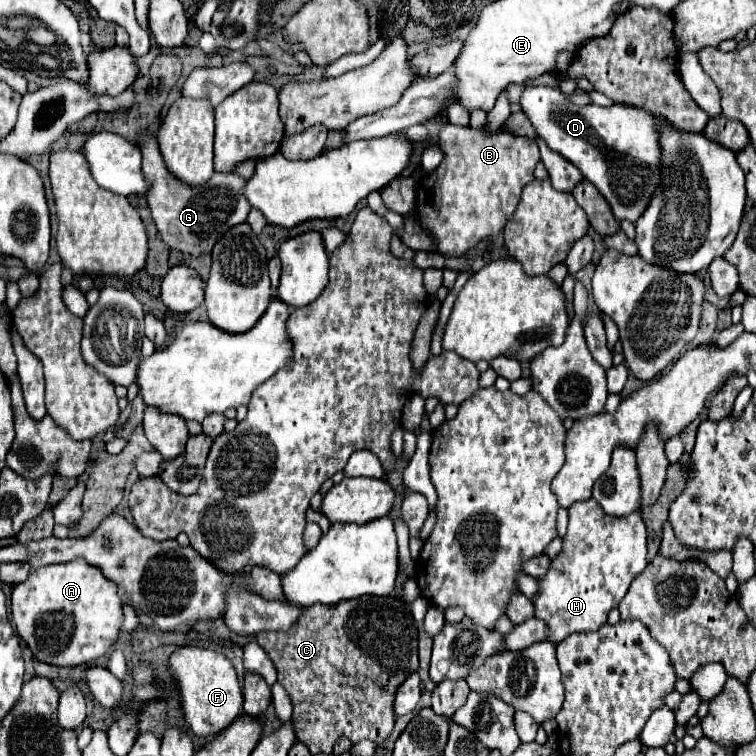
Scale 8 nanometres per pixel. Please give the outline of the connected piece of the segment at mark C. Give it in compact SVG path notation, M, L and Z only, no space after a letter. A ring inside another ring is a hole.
M362 596L358 600L342 600L342 604L338 604L338 608L326 608L324 604L320 604L320 606L314 604L314 608L306 608L306 612L300 616L300 620L296 622L294 628L290 628L286 632L258 632L256 634L256 642L266 650L266 654L272 658L272 662L278 670L278 682L290 694L290 700L292 700L292 706L294 706L292 726L294 726L294 732L296 732L296 740L306 744L312 754L332 754L332 748L338 742L338 738L348 738L352 744L356 744L356 740L374 740L374 744L380 746L390 736L394 722L396 722L394 692L398 692L398 684L402 684L402 680L406 680L406 676L410 676L418 670L418 632L416 632L414 618L410 614L412 614L410 606L404 604L400 598L394 598L394 596Z

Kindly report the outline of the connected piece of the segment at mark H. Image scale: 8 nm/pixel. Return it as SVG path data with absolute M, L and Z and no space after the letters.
M594 498L574 502L568 510L568 532L564 536L564 546L560 554L554 556L550 570L544 578L540 578L540 592L534 598L536 618L544 620L550 628L550 642L562 642L566 636L574 632L588 632L598 630L606 624L608 612L612 608L618 608L620 600L626 596L632 580L646 570L646 526L640 518L640 512L632 512L628 516L608 516Z

